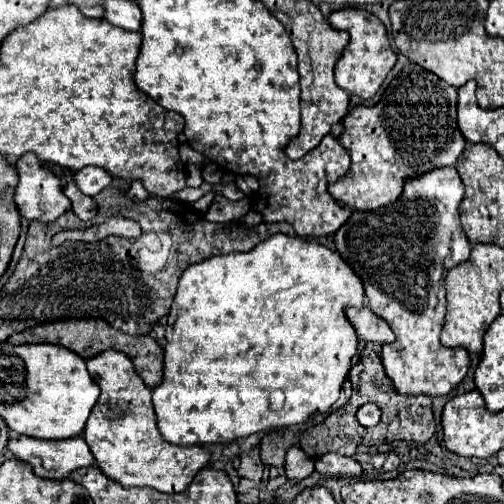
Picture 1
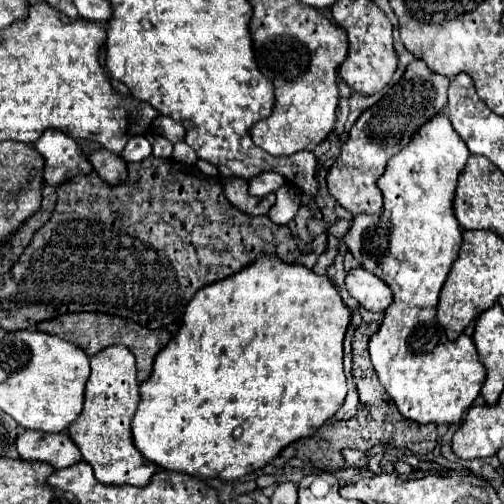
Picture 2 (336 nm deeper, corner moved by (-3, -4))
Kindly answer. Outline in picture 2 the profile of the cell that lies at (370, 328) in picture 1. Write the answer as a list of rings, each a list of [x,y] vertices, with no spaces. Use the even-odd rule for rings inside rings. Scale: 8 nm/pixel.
[[[363,268],[347,272],[345,288],[369,312],[385,312],[393,304],[393,294],[389,286]]]

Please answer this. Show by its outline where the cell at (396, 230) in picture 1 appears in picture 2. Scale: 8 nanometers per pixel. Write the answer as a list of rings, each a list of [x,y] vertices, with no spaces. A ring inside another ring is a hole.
[[[447,114],[443,116],[435,116],[435,120],[431,124],[425,124],[417,134],[415,134],[415,140],[411,140],[409,148],[403,148],[403,152],[399,152],[397,156],[393,156],[389,162],[387,162],[387,168],[385,168],[385,174],[381,176],[381,192],[383,192],[383,198],[385,198],[385,210],[381,216],[355,216],[353,222],[351,222],[351,228],[349,232],[345,234],[343,238],[343,244],[347,246],[347,250],[353,254],[353,258],[359,262],[361,268],[365,268],[367,272],[379,276],[383,282],[387,282],[387,286],[391,288],[393,292],[393,304],[391,308],[387,308],[385,312],[385,318],[379,326],[379,330],[371,336],[369,340],[369,354],[371,354],[371,362],[373,362],[373,368],[383,384],[383,388],[389,392],[389,396],[393,398],[393,402],[397,404],[399,412],[409,418],[409,420],[415,420],[419,424],[427,424],[427,422],[435,422],[435,424],[455,424],[463,418],[463,414],[467,412],[467,408],[473,404],[473,400],[479,396],[479,390],[483,386],[483,380],[485,380],[485,366],[481,364],[479,360],[479,354],[477,354],[477,348],[473,344],[473,340],[469,336],[459,336],[459,340],[455,342],[449,342],[447,336],[445,336],[445,330],[439,326],[437,322],[437,300],[439,300],[439,292],[447,280],[447,274],[453,266],[453,262],[457,260],[457,254],[459,254],[459,248],[461,248],[461,240],[463,240],[463,230],[459,228],[459,222],[453,214],[453,200],[455,200],[455,190],[457,190],[457,178],[459,174],[463,172],[465,164],[467,164],[467,158],[469,158],[469,148],[463,144],[463,140],[459,140],[459,134],[451,128],[451,122],[447,118]]]

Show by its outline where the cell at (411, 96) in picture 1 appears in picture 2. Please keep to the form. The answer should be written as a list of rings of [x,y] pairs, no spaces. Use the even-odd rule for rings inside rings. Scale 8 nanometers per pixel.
[[[413,60],[403,78],[387,92],[375,106],[367,108],[353,124],[339,158],[327,174],[327,186],[331,196],[351,214],[379,214],[383,212],[383,196],[377,186],[377,178],[383,174],[387,160],[401,152],[415,132],[437,114],[447,108],[449,78],[439,76],[427,68],[421,60]]]

